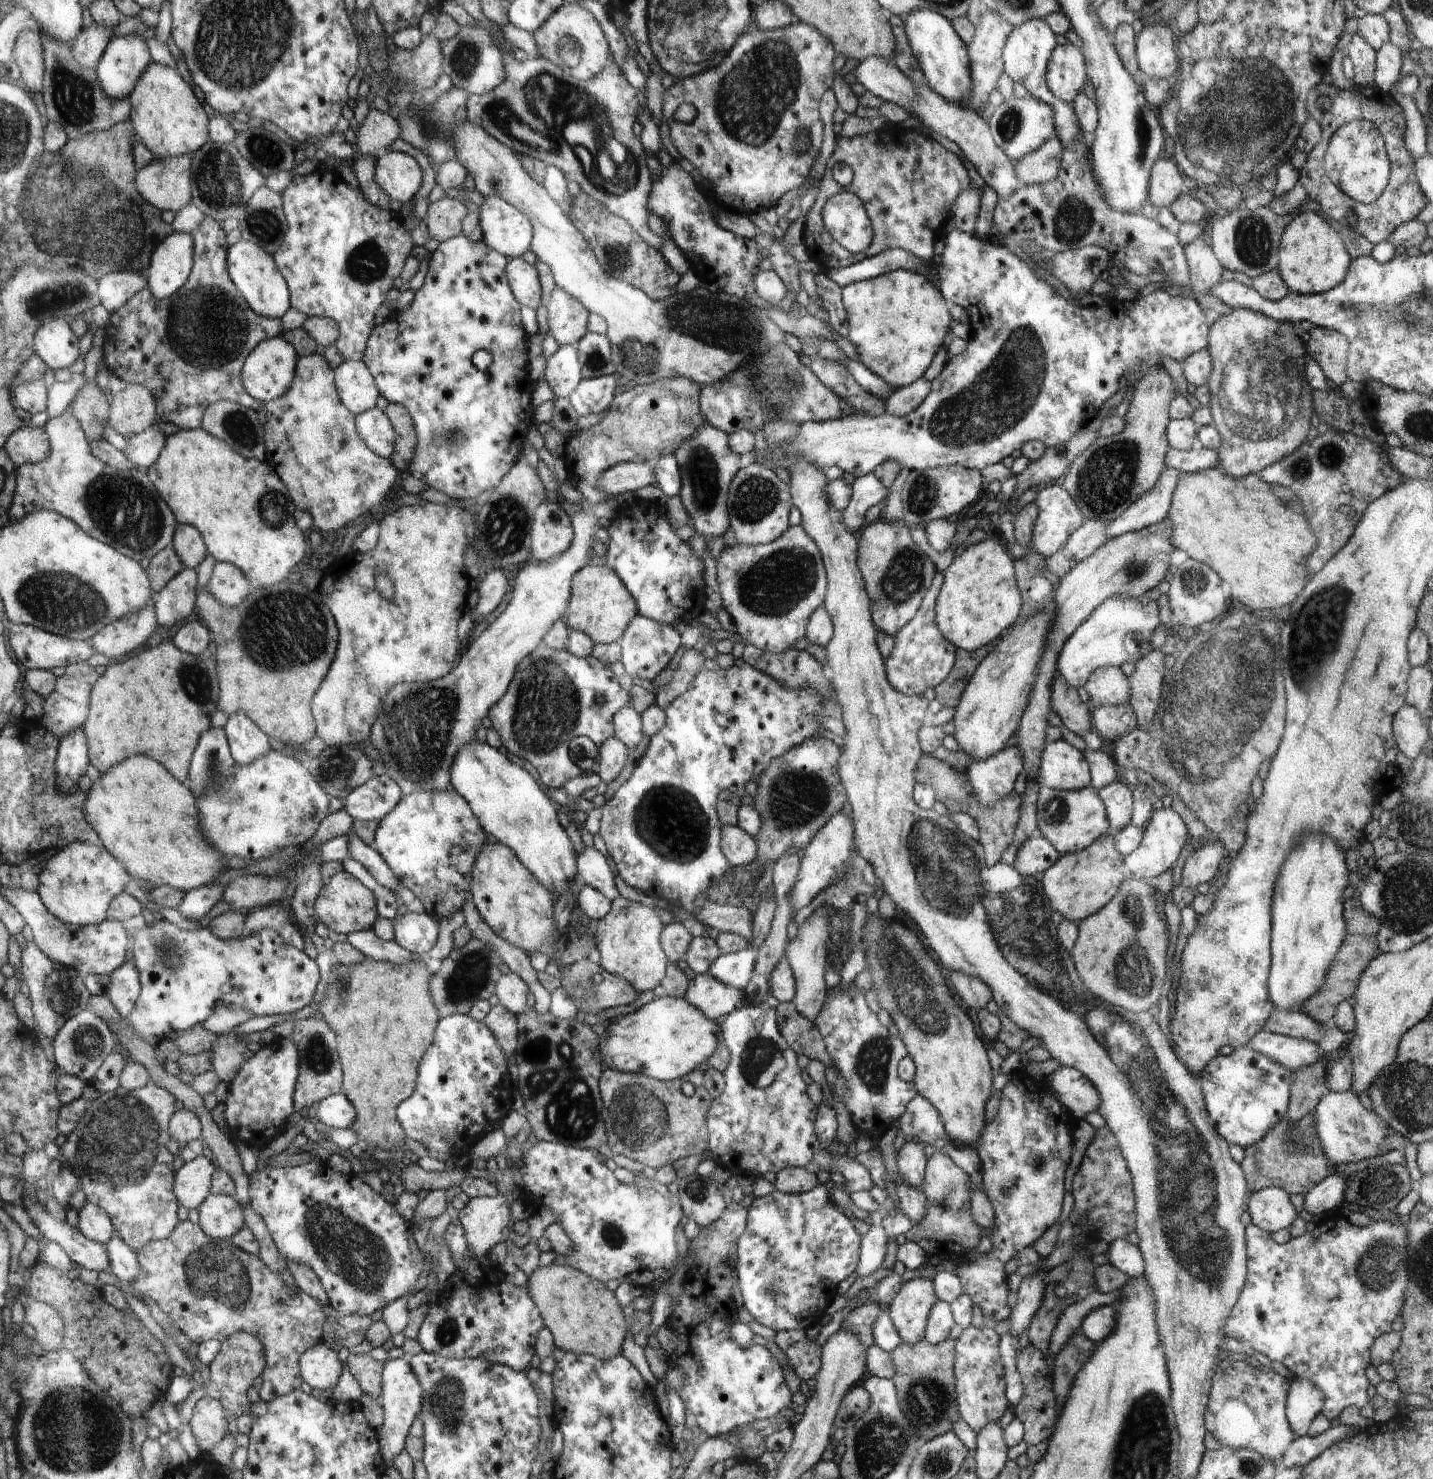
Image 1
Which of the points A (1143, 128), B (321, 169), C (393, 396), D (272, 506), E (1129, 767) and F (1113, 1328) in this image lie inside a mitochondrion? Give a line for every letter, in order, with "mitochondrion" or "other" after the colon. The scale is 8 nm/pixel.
A: mitochondrion
B: other
C: other
D: mitochondrion
E: other
F: other

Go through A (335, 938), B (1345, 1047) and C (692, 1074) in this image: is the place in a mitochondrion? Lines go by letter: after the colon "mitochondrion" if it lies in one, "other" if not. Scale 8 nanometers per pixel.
A: other
B: other
C: other

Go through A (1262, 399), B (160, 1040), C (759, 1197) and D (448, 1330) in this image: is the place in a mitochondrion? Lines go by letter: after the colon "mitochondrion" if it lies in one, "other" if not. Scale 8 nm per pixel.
A: mitochondrion
B: other
C: other
D: mitochondrion

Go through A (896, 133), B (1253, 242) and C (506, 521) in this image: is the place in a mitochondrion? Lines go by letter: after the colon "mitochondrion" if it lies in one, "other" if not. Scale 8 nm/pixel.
A: other
B: mitochondrion
C: mitochondrion

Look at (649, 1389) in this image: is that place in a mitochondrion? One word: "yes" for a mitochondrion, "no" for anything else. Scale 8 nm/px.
no

